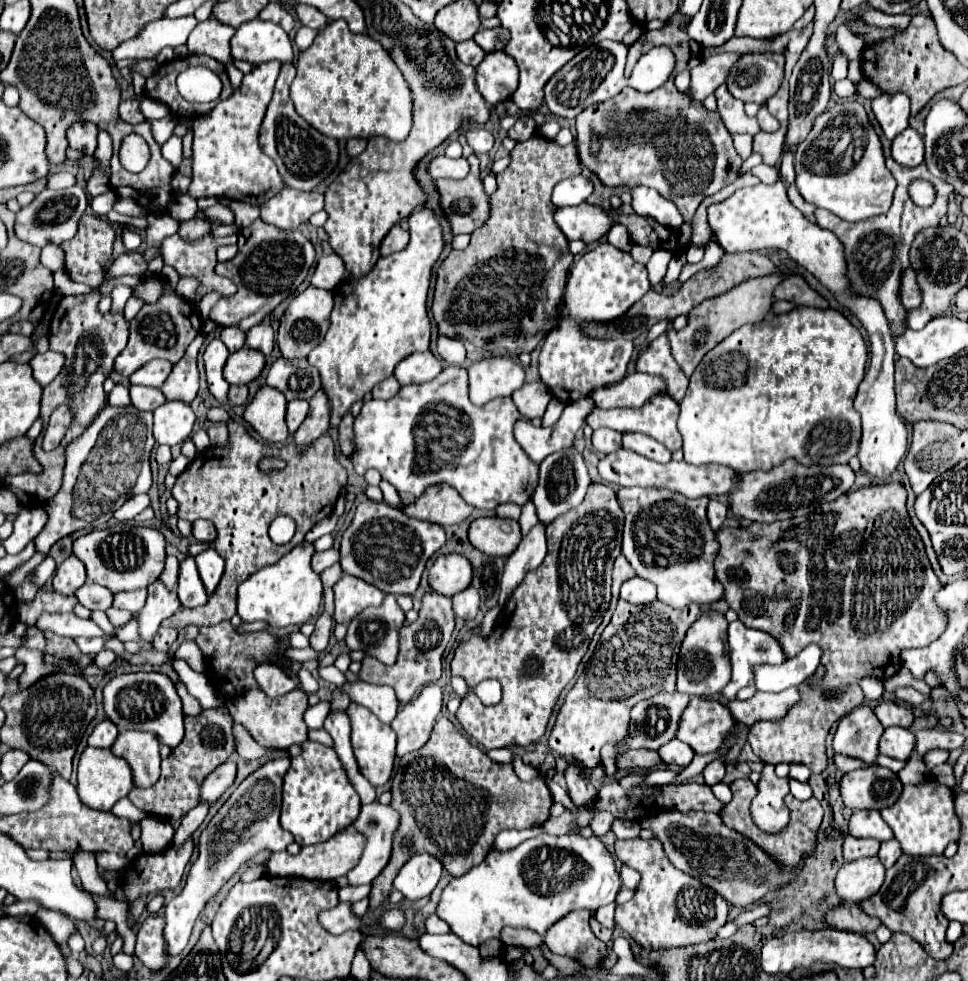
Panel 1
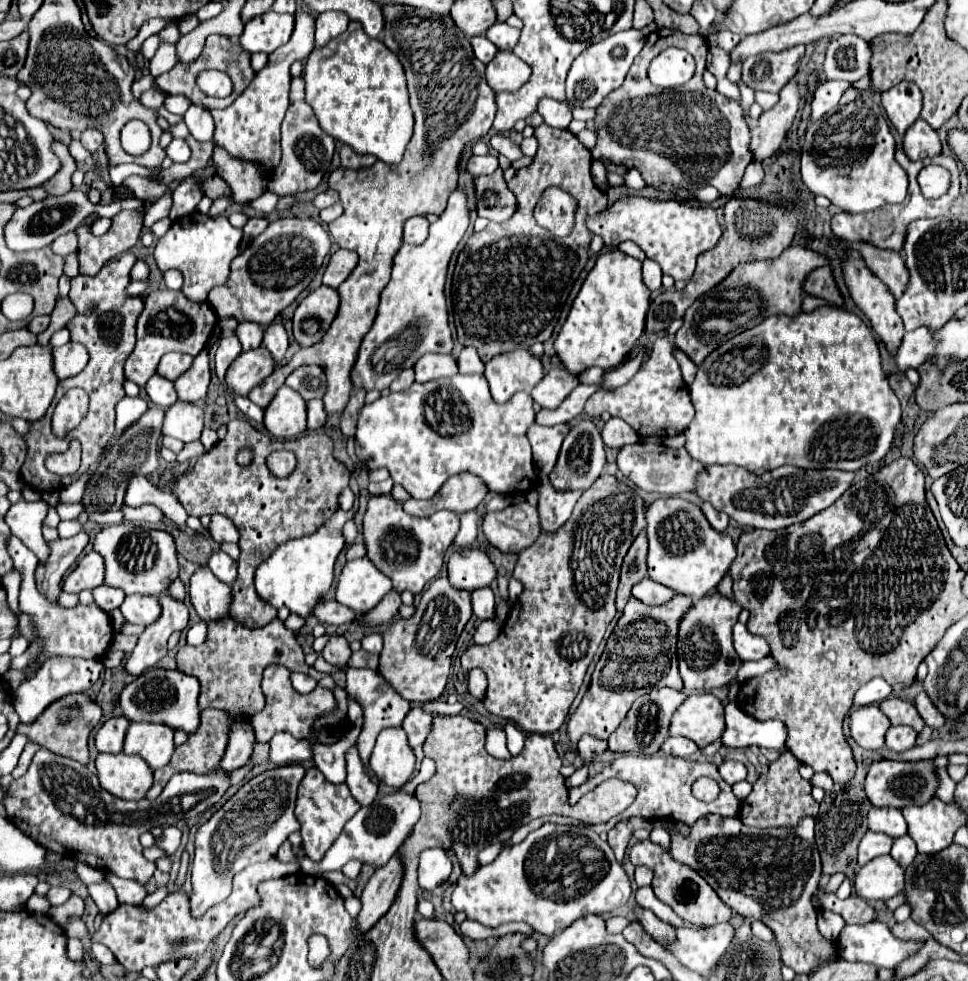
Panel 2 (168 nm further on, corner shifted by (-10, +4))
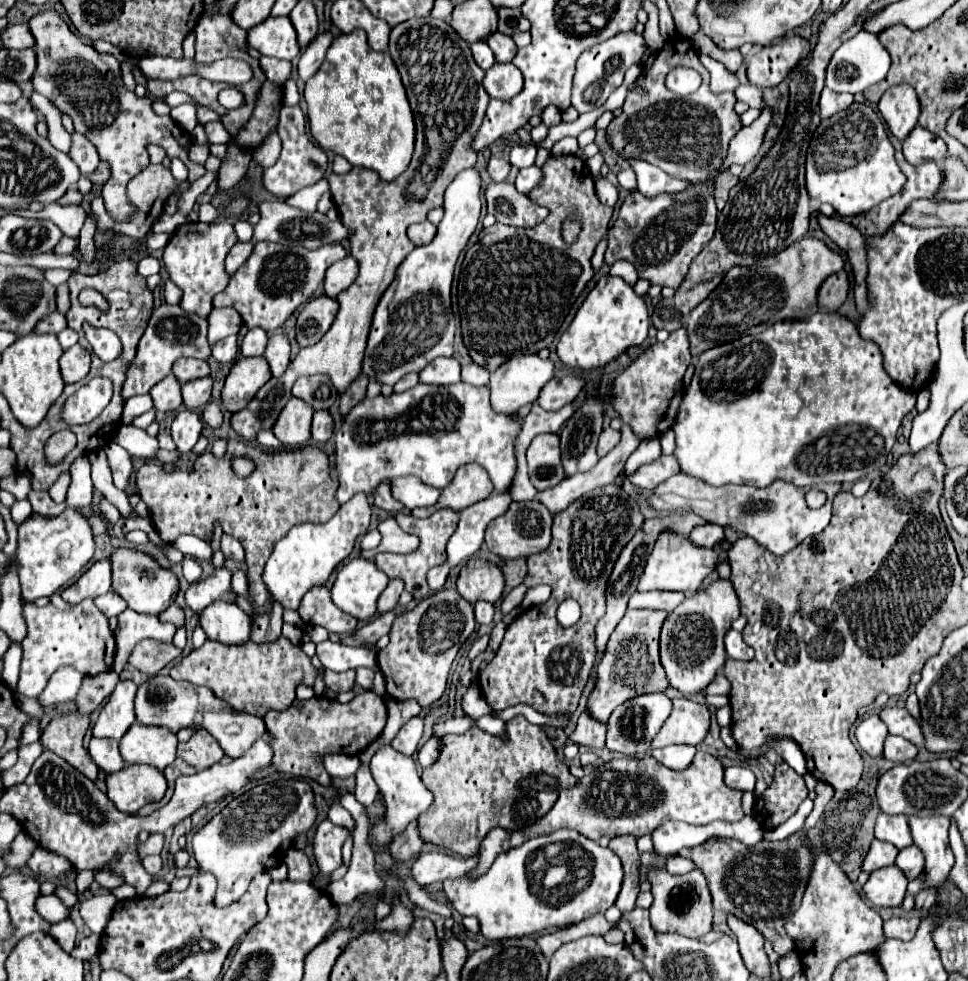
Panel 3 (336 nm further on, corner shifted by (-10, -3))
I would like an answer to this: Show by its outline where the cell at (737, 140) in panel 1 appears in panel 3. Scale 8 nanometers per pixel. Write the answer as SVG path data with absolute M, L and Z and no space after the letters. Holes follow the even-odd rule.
M701 56L701 62L711 74L711 92L721 94L721 92L735 92L737 90L737 86L739 86L737 76L731 74L729 70L725 70L723 64L719 64L717 60L713 60L709 56Z

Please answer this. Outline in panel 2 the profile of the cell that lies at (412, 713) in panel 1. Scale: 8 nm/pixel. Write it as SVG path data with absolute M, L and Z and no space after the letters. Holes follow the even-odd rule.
M413 705L413 709L407 713L407 717L403 719L403 731L407 733L407 739L409 739L409 745L415 749L415 747L421 747L431 731L431 721L433 717L429 713L425 713L419 705Z

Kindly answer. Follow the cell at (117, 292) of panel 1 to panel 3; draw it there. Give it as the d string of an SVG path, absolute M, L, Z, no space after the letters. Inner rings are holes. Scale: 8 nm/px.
M145 256L139 264L137 264L137 272L141 274L141 276L151 276L151 274L159 274L159 270L161 270L161 262L157 260L157 258L153 258L153 256Z

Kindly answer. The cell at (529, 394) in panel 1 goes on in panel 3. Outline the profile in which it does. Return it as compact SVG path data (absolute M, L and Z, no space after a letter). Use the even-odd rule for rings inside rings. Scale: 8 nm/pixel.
M581 376L553 378L543 386L537 398L537 404L545 410L559 410L565 404L573 402L579 396L579 392L583 390L583 386L585 386L585 380Z

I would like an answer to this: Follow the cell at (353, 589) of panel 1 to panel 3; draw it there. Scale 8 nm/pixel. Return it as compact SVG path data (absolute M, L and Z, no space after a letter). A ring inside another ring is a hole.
M349 560L331 588L333 602L357 620L367 622L377 612L377 598L387 588L389 578L371 560Z

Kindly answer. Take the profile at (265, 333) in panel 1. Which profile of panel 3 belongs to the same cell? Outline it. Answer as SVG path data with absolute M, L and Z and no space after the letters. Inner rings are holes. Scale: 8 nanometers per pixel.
M285 334L269 336L269 344L267 344L263 356L269 362L273 376L283 376L283 372L289 366L289 352L291 352L291 346L289 346L289 340Z

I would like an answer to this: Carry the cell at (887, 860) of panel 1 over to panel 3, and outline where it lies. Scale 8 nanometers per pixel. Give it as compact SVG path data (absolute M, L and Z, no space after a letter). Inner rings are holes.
M907 846L907 848L899 850L895 864L903 870L903 874L905 874L909 880L913 880L913 878L921 876L921 872L923 872L923 868L925 868L923 852L921 852L917 846Z

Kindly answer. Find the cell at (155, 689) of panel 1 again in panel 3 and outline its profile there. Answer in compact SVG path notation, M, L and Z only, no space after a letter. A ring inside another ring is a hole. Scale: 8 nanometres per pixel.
M157 674L155 678L147 678L135 696L135 714L137 722L153 724L153 726L167 726L171 732L179 732L181 728L203 728L211 732L211 736L219 742L225 755L231 759L243 756L263 734L265 724L263 718L247 716L245 712L235 712L227 708L223 700L215 698L213 692L205 686L197 686L185 680L173 680L171 676Z

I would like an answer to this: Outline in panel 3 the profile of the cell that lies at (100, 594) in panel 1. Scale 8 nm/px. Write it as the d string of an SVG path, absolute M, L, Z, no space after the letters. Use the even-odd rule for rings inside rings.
M109 590L107 594L95 598L95 606L97 606L107 618L119 616L119 614L127 608L127 604L121 600L121 596L119 596L117 592L113 592L113 590Z

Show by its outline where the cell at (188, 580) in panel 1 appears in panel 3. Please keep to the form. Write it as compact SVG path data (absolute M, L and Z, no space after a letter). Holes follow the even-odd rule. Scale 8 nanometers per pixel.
M217 600L207 606L199 616L199 624L209 640L217 640L223 644L243 644L249 640L249 614L225 600Z

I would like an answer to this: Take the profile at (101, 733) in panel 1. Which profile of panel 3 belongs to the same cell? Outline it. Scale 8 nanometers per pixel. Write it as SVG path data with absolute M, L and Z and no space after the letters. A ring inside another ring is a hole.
M91 738L89 754L91 754L93 762L103 768L105 774L119 772L125 766L125 762L121 760L119 744L113 738Z

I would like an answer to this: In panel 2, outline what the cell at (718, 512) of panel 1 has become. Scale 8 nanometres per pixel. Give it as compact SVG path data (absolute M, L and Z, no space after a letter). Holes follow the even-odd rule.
M703 503L703 505L701 505L701 509L703 509L703 515L707 517L709 525L711 525L715 531L723 533L723 531L727 529L727 525L729 525L729 517L727 517L725 513L721 513L721 511L713 509L713 505L709 505L709 503Z

